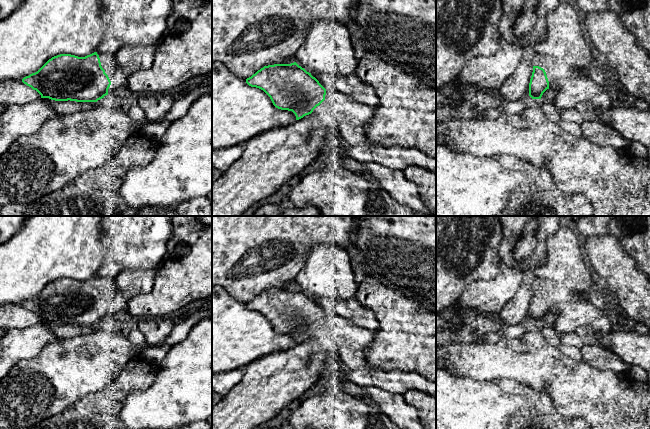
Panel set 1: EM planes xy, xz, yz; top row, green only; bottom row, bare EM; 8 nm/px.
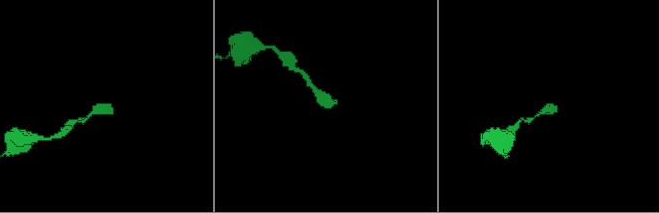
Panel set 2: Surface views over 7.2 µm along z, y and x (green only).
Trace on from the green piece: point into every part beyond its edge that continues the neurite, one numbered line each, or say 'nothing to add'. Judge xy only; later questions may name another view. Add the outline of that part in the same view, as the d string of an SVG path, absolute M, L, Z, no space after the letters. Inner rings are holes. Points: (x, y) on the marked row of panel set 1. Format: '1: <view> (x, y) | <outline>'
1: xy (118, 78) | M97 53L100 58L101 66L108 75L111 85L108 89L108 95L120 93L127 83L129 75L125 74L120 68L116 56Z

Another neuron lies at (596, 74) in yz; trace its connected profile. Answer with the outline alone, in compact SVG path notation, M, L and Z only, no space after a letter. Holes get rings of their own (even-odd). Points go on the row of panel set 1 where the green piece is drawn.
M592 66L586 73L598 85L602 86L603 88L606 88L607 76L606 76L606 73L602 69L596 66Z

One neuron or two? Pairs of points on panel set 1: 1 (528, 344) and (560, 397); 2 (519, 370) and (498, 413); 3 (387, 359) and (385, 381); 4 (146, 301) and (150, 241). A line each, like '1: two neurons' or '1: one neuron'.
1: one neuron
2: two neurons
3: two neurons
4: two neurons

